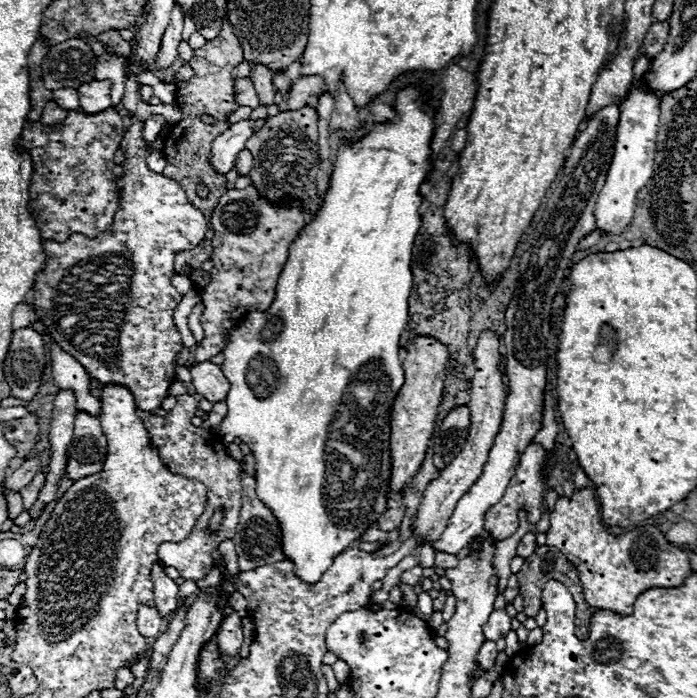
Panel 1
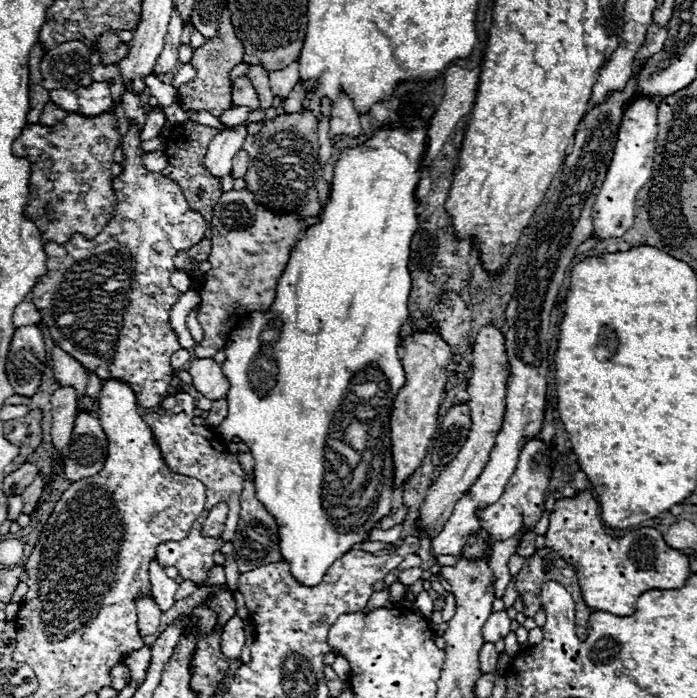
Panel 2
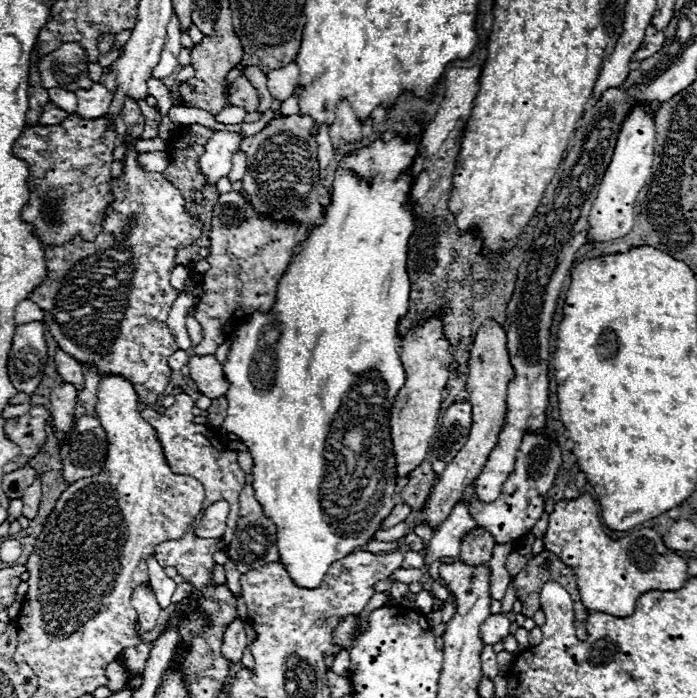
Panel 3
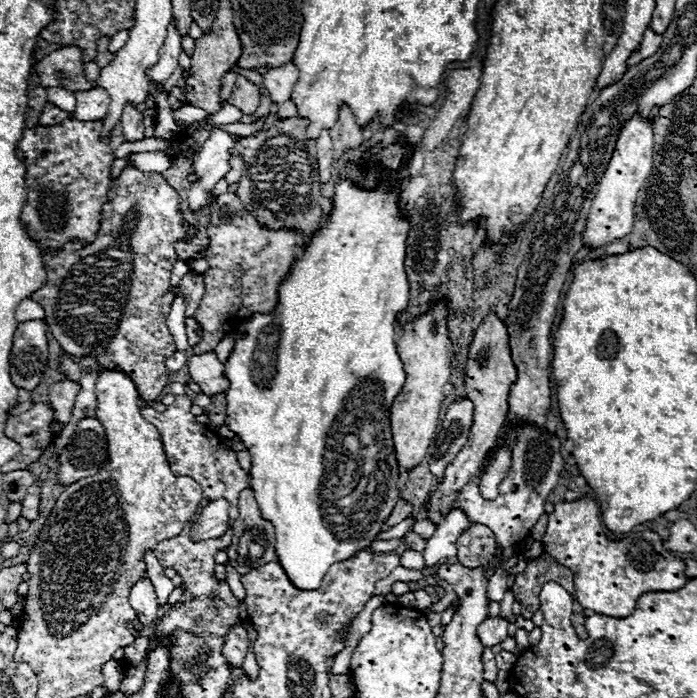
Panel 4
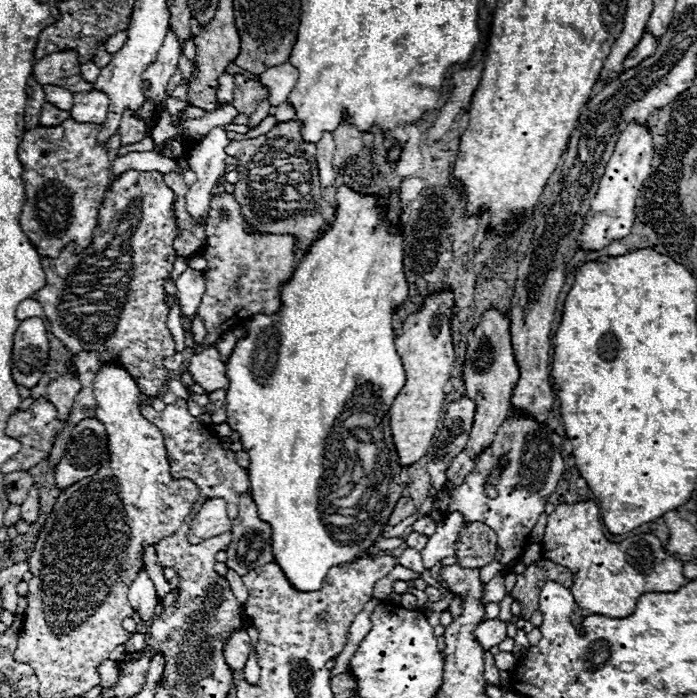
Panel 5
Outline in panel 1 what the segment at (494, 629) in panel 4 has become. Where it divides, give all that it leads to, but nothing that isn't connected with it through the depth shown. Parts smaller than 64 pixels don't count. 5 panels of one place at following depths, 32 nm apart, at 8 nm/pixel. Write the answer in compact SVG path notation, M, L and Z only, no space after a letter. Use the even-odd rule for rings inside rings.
M504 608L494 610L484 626L484 638L486 640L498 640L500 636L506 636L510 632L510 616Z

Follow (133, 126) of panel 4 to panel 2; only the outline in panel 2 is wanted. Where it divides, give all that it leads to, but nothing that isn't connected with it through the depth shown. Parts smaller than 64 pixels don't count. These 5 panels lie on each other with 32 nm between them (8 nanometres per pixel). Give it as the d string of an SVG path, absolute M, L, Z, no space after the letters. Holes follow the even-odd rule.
M130 84L126 86L126 92L124 92L124 96L122 96L122 108L124 108L128 120L136 120L140 128L144 126L147 111L146 108L140 104L140 96L132 92L132 86L130 86Z

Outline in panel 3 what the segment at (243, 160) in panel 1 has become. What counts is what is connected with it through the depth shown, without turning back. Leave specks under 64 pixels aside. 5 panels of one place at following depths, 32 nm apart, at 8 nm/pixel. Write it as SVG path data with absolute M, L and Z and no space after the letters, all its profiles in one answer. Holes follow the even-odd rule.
M236 152L228 178L234 182L234 180L240 180L244 174L246 174L246 154L244 152Z

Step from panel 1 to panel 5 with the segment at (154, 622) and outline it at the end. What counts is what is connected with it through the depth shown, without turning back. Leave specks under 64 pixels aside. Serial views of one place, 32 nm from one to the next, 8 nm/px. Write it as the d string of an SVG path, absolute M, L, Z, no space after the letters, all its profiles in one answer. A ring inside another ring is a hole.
M142 570L138 574L138 578L132 582L130 590L128 590L128 600L130 606L134 606L134 610L140 614L140 618L144 622L150 622L156 616L156 608L158 608L158 600L156 600L156 590L152 580L148 578L146 570Z

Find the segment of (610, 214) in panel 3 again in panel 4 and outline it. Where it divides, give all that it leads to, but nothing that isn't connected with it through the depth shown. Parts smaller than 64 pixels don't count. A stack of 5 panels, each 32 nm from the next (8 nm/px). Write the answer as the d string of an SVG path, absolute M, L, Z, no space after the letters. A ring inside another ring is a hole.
M634 114L630 122L622 128L616 150L608 162L608 168L602 176L602 184L586 218L584 230L584 244L586 246L604 246L616 238L624 238L630 234L634 226L634 202L638 190L644 186L646 178L652 174L652 152L654 152L654 130L648 118Z

